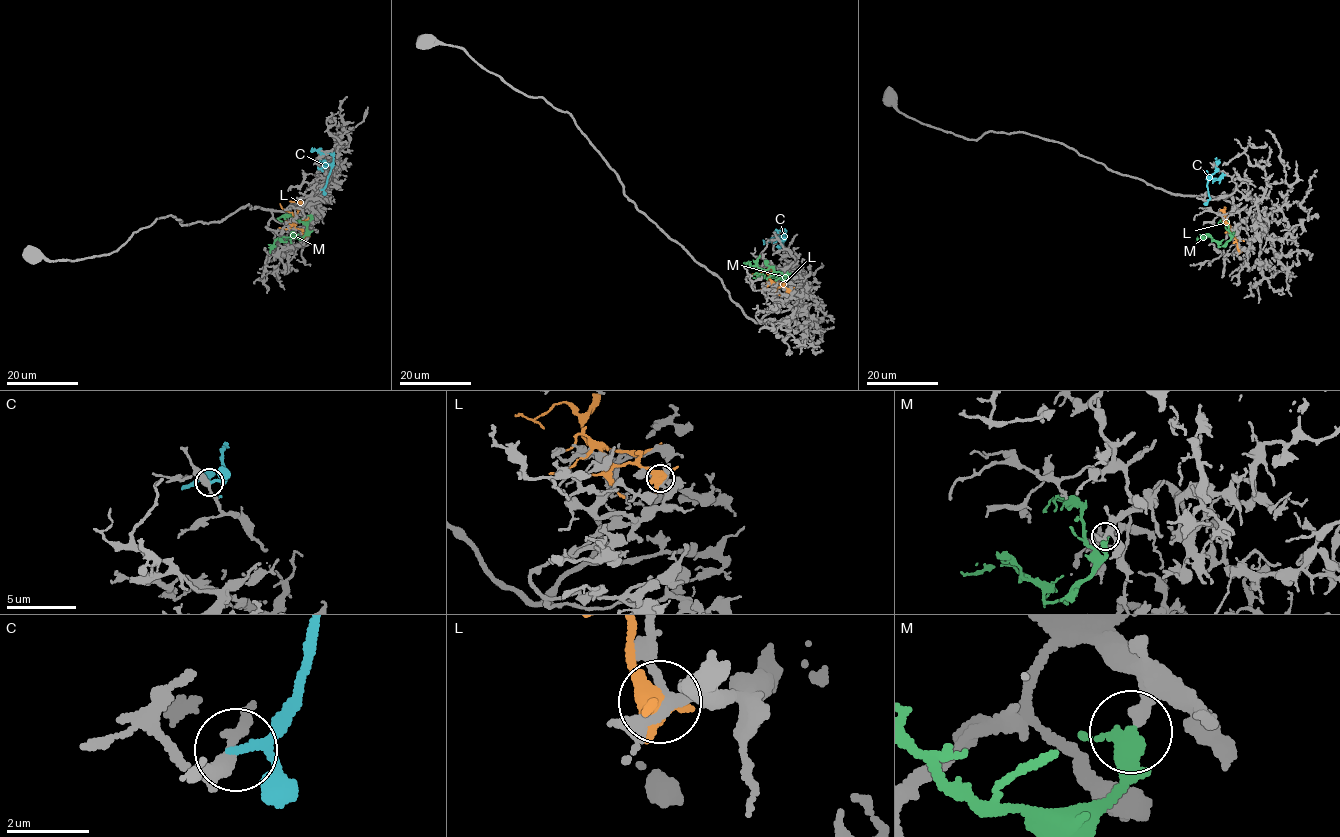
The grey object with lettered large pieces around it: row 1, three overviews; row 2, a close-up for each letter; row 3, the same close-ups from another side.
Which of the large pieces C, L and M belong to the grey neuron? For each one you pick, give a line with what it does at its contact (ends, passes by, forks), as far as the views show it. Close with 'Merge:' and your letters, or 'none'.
M: it passes by
Merge: M

